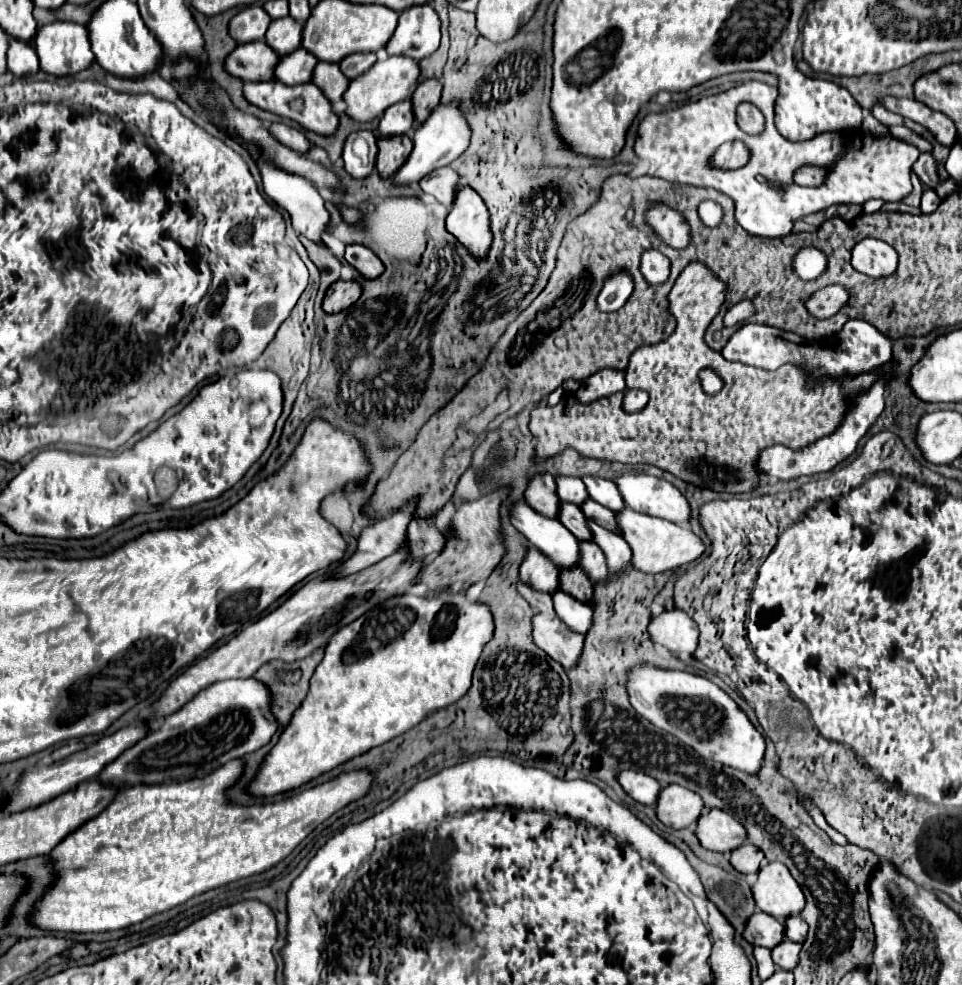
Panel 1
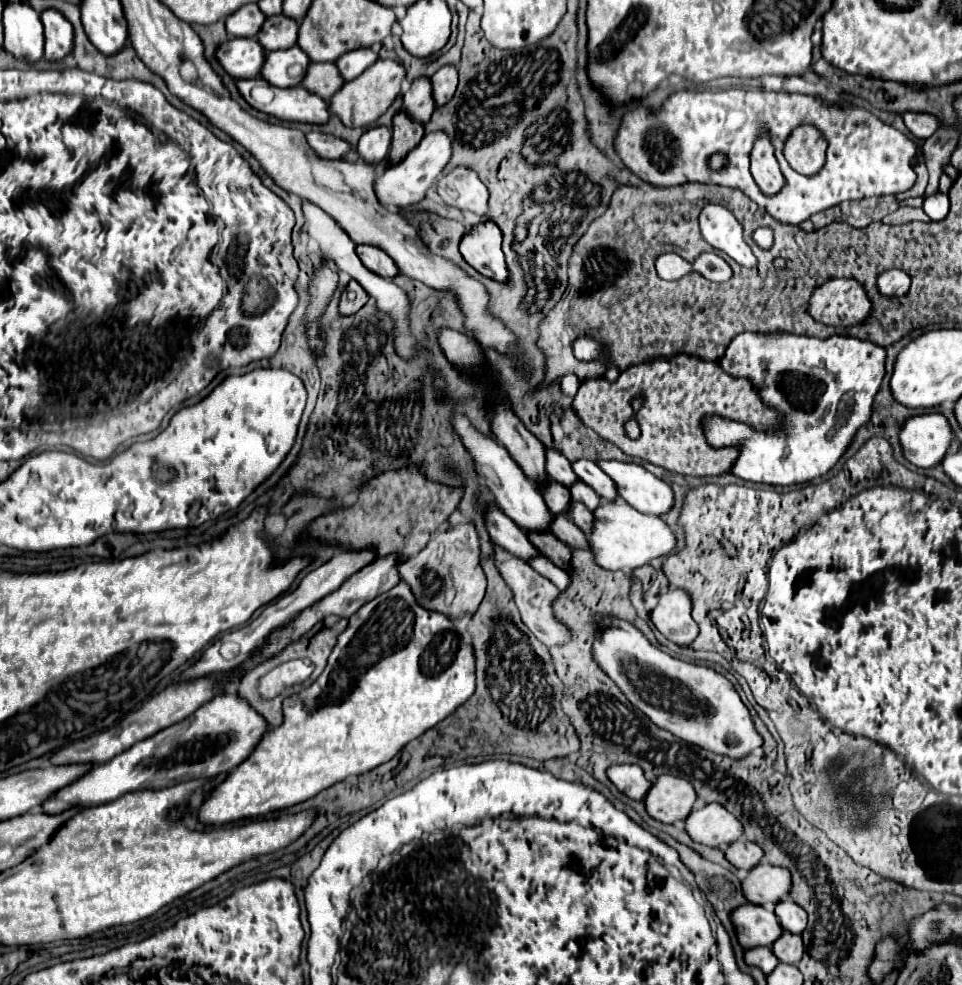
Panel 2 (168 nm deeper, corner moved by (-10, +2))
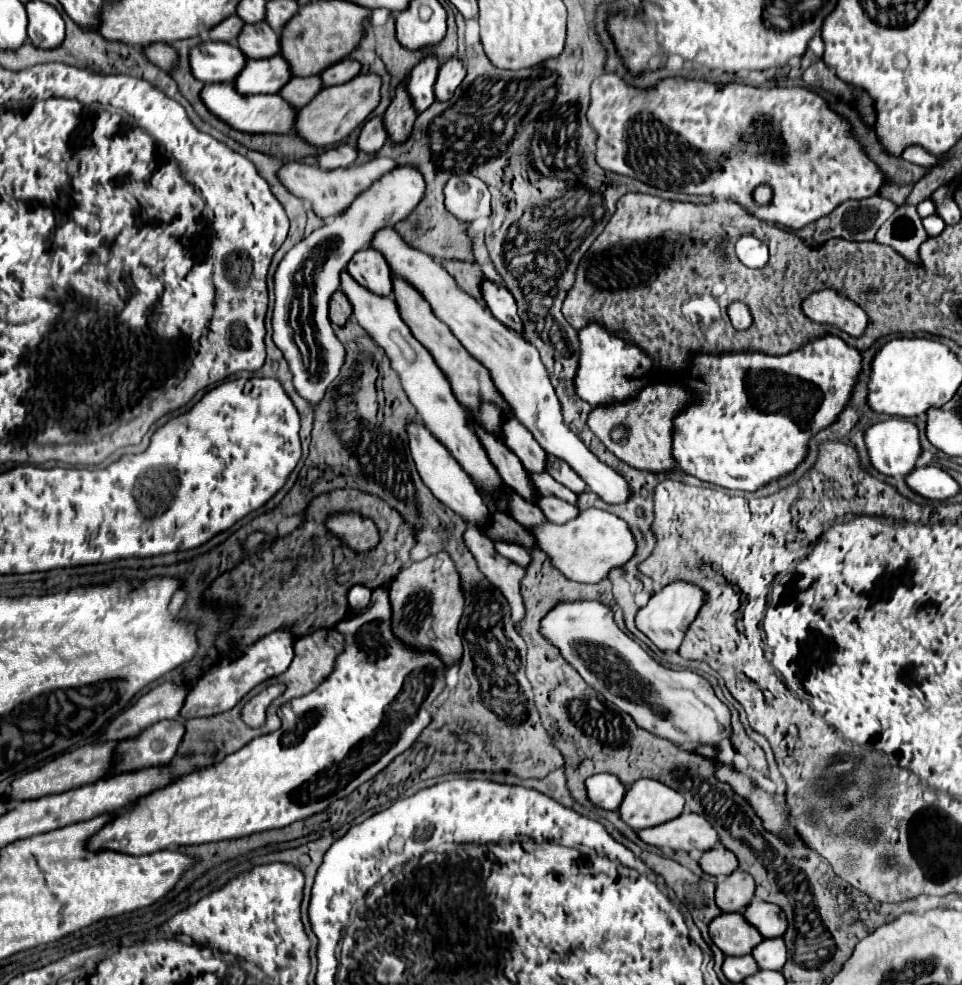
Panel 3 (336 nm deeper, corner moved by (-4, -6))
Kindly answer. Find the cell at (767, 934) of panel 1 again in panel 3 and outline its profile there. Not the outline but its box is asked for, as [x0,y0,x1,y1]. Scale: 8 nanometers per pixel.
[709,912,763,956]

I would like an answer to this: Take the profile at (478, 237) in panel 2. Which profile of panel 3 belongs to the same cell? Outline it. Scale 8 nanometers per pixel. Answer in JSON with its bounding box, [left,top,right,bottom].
[481,280,521,332]

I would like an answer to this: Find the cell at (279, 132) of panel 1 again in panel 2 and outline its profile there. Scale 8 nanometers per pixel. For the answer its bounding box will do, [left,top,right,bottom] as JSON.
[307,132,353,160]

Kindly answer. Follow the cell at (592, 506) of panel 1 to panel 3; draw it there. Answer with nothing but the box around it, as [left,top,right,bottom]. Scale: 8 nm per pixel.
[531,472,577,504]

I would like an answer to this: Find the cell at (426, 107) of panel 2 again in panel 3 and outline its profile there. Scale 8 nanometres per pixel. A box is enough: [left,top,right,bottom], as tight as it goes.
[407,58,439,114]

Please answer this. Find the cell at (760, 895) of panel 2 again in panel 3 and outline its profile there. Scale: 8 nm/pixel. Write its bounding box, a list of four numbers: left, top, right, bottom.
[715,870,755,912]

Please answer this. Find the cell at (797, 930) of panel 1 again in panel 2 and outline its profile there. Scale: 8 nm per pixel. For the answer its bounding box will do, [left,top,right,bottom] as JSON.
[775,898,807,934]

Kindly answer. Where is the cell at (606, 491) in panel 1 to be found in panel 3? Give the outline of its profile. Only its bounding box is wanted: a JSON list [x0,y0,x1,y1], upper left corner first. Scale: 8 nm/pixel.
[547,456,587,494]

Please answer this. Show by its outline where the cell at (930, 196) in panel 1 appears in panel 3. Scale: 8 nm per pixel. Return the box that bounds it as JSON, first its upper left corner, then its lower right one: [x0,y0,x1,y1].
[923,214,945,236]

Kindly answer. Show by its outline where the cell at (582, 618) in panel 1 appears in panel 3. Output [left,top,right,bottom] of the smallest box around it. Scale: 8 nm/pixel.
[495,542,531,568]

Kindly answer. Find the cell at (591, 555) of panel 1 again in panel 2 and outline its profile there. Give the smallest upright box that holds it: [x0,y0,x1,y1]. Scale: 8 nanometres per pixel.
[551,514,587,550]

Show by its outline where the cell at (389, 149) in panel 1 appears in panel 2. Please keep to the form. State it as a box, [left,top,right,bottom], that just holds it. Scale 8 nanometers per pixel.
[389,110,423,164]

